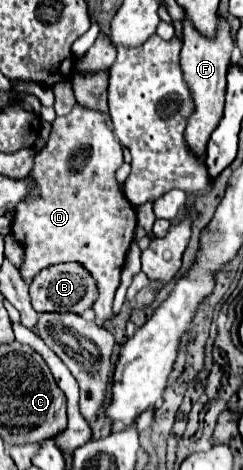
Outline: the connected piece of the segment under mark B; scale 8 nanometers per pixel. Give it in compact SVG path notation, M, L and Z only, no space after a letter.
M56 264L40 272L32 284L30 284L30 298L32 308L36 312L74 312L82 314L86 312L94 300L96 300L96 282L92 282L92 276L80 268L80 264Z

